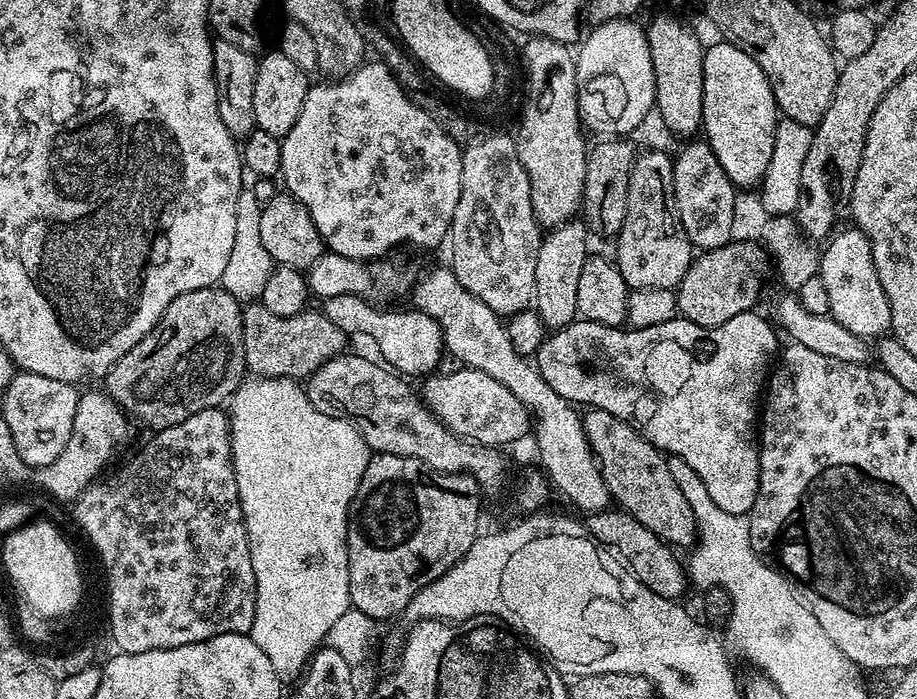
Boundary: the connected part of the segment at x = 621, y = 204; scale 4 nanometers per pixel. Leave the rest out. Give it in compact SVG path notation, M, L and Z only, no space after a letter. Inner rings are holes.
M606 138L604 142L594 144L588 153L586 182L581 200L581 213L585 225L596 235L604 234L609 238L615 237L624 225L626 206L629 202L630 170L636 157L636 150L631 141L624 138Z

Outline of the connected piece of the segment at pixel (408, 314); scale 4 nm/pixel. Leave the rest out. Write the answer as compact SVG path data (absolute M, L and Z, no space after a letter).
M413 308L406 310L368 310L368 323L366 326L358 326L355 333L360 336L368 336L374 340L377 350L380 352L381 361L396 371L399 375L408 378L431 375L445 353L444 336L438 322L424 311Z

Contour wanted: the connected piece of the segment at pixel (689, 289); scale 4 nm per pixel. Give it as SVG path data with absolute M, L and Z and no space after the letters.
M740 240L729 242L712 251L701 251L692 261L692 265L686 270L686 274L680 279L676 293L676 307L683 319L694 322L698 326L710 326L717 328L722 322L730 322L734 314L750 312L757 307L756 299L760 296L760 275L764 267L769 267L770 256L763 243L755 244L752 240Z

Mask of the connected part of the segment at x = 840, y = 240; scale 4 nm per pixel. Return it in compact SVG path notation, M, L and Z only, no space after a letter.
M848 226L845 232L839 232L823 245L825 248L819 253L818 275L822 278L822 286L826 286L826 294L830 298L828 315L846 330L850 330L850 334L879 338L891 329L892 319L886 290L882 290L882 282L878 282L872 241L855 226Z

